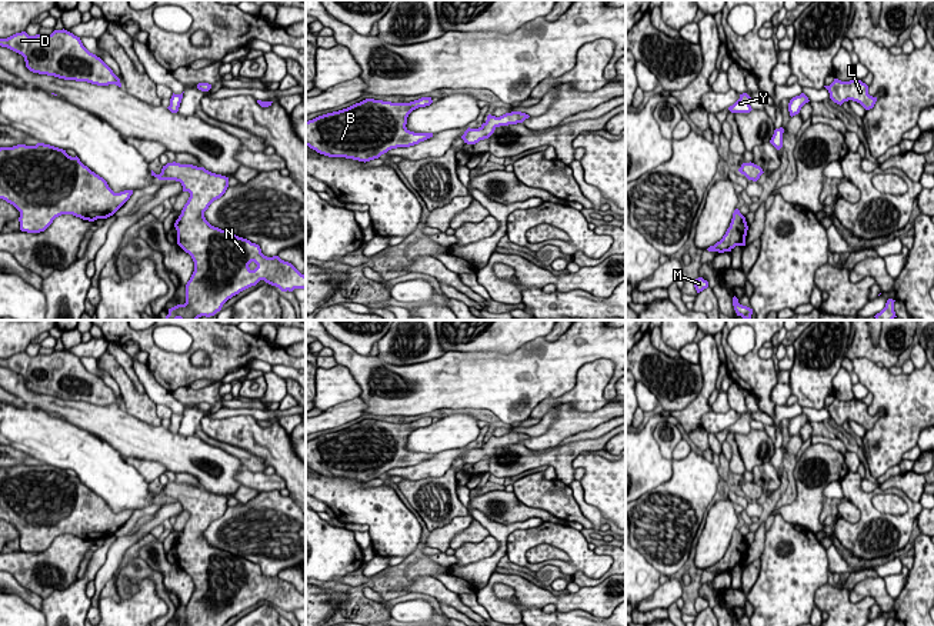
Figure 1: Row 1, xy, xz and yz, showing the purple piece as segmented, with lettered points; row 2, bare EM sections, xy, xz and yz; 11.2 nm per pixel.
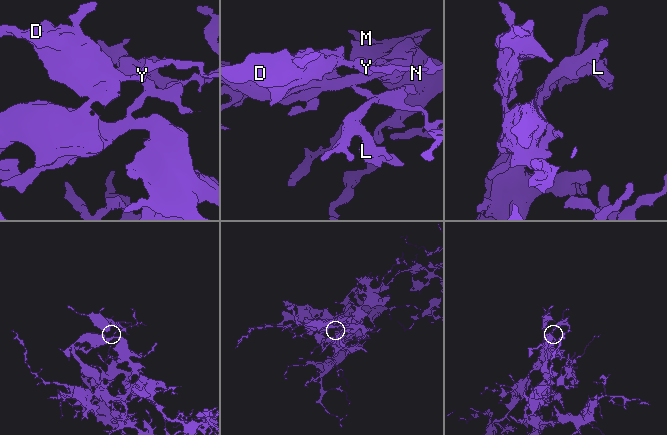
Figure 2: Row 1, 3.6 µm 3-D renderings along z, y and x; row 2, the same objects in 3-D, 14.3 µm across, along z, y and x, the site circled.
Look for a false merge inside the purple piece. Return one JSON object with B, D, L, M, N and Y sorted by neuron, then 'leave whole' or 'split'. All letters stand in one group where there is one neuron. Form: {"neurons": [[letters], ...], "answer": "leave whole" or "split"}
{"neurons": [["B", "D", "L", "M", "N", "Y"]], "answer": "leave whole"}

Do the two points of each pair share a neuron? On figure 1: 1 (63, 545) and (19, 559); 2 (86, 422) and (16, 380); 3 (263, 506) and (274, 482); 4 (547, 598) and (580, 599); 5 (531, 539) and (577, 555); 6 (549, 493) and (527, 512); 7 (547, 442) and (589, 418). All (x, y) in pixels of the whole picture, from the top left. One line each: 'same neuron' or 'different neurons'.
1: same neuron
2: same neuron
3: different neurons
4: same neuron
5: same neuron
6: different neurons
7: same neuron

